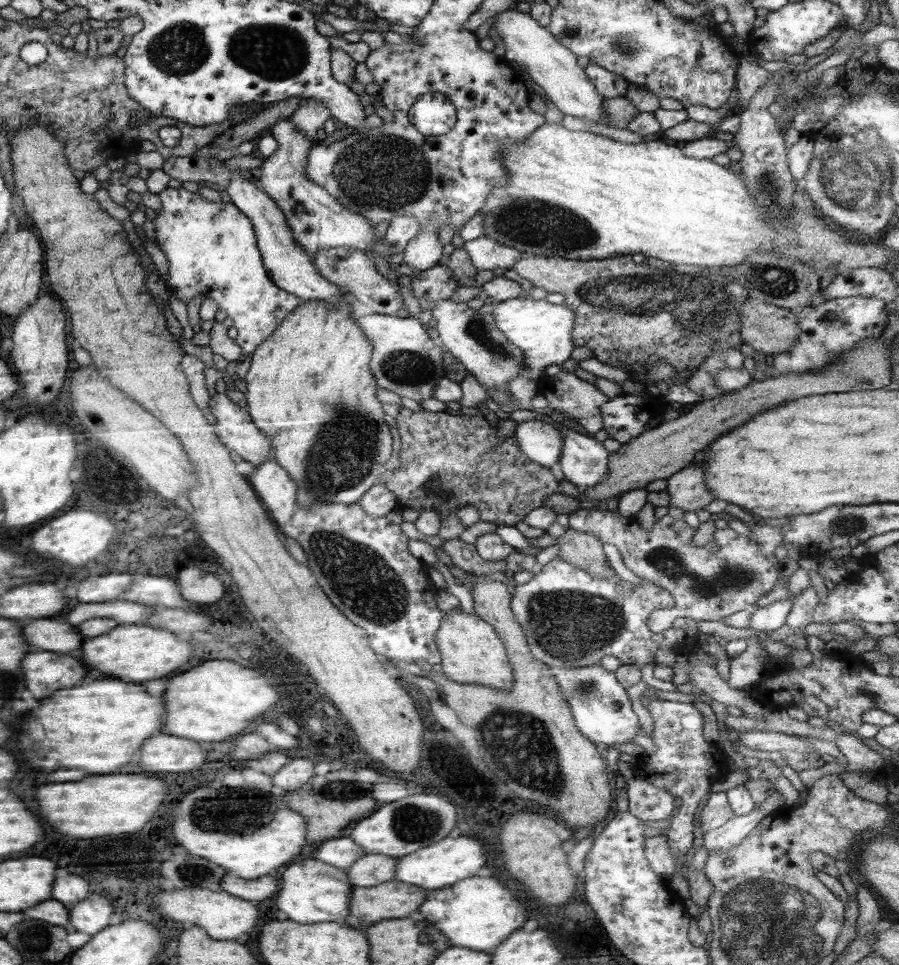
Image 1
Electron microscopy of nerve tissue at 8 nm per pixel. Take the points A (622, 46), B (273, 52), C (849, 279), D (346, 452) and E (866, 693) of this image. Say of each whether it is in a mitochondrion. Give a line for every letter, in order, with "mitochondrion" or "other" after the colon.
A: mitochondrion
B: mitochondrion
C: other
D: mitochondrion
E: mitochondrion

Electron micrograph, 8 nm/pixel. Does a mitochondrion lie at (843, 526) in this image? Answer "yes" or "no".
yes

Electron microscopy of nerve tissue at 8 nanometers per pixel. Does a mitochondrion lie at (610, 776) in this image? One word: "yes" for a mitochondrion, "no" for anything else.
no

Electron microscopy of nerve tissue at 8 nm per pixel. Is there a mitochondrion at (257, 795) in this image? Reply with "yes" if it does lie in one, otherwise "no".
yes

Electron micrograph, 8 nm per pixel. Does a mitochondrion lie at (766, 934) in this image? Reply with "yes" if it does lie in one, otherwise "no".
yes

